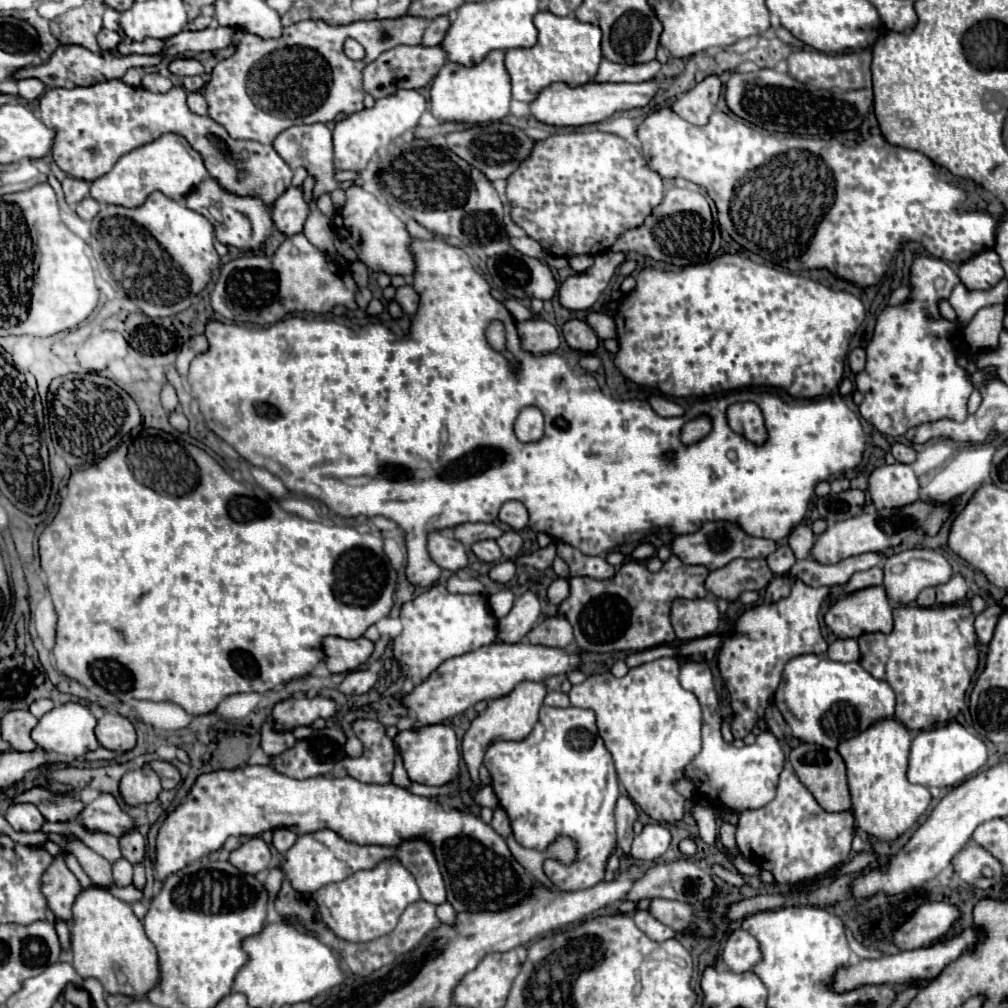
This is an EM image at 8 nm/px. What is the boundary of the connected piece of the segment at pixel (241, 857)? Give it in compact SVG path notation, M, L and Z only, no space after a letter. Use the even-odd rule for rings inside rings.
M250 838L238 850L230 854L230 862L240 868L240 872L258 874L270 866L272 852L270 846L262 838Z

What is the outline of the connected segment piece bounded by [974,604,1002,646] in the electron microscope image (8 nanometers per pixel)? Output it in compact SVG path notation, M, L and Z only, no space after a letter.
M994 604L994 606L988 606L984 612L980 612L976 616L974 628L976 628L976 636L978 636L978 646L986 646L992 640L994 626L996 626L1000 612L1002 612L1002 608L998 604Z

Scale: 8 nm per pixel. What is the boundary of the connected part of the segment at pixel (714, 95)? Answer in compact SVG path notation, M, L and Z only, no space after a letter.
M708 76L706 80L696 84L692 90L676 98L676 102L672 104L672 110L680 118L692 124L706 124L718 102L720 90L722 90L720 76Z

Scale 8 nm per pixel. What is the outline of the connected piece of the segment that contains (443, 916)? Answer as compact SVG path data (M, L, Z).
M444 902L444 904L436 906L436 914L438 914L438 918L440 918L442 922L446 922L446 924L454 924L454 918L456 918L456 912L454 912L452 904Z

